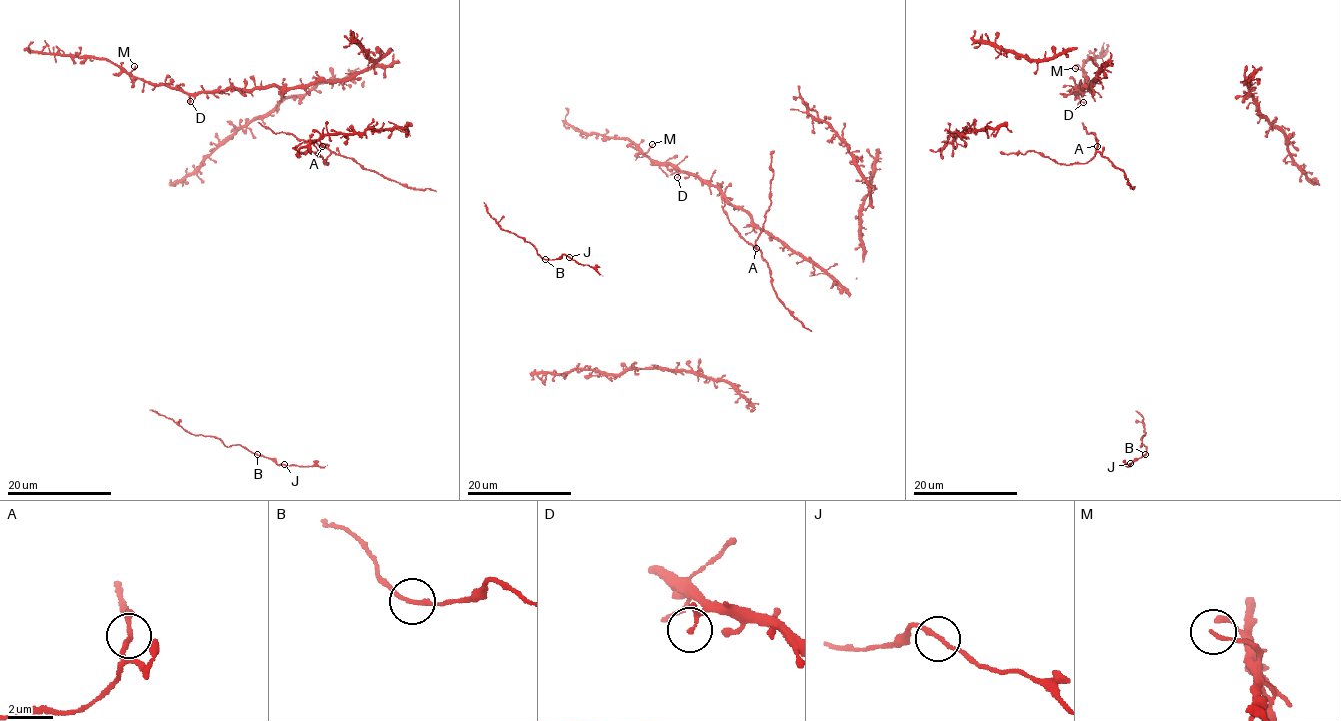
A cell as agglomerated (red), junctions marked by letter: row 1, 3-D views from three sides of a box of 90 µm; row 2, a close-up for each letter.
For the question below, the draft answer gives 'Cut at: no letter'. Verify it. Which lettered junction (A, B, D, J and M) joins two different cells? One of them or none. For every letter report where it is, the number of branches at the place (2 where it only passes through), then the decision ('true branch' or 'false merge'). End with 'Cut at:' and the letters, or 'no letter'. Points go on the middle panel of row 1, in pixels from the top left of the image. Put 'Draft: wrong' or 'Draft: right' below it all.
A: place (756, 248); branches 2; true branch
B: place (545, 259); branches 2; false merge
D: place (677, 177); branches 2; true branch
J: place (569, 257); branches 2; true branch
M: place (652, 144); branches 1; true branch
Cut at: B
Draft: wrong

